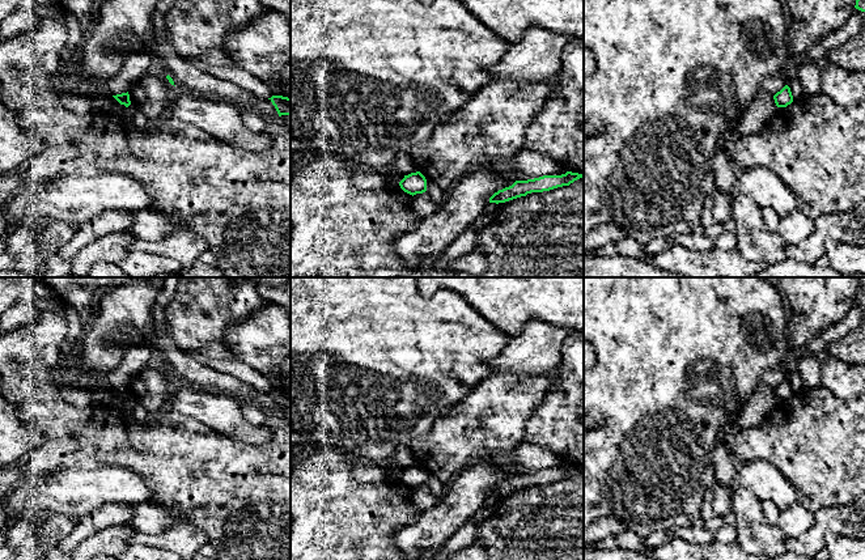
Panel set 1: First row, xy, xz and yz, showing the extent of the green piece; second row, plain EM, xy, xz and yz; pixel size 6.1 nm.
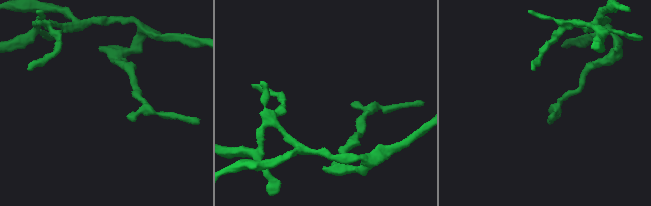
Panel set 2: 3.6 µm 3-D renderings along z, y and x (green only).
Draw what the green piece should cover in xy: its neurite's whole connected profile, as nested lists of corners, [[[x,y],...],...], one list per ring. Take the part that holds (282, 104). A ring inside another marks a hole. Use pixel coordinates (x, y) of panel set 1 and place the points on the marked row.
[[[272,96],[268,98],[275,106],[279,116],[291,115],[291,98],[283,96]]]

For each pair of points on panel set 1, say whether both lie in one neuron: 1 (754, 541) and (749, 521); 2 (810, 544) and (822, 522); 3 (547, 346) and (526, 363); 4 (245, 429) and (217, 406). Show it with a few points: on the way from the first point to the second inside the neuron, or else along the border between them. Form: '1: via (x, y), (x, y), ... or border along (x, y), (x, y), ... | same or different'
1: via (754, 535), (751, 526) | same
2: via (813, 539), (821, 527) | same
3: via (542, 347), (531, 357) | same
4: via (238, 427), (224, 412) | same

